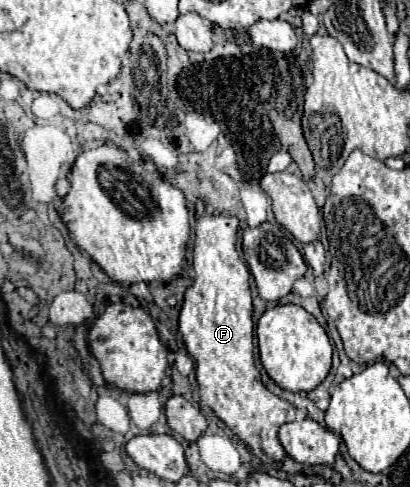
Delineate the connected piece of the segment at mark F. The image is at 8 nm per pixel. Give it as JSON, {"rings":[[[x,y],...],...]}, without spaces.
{"rings":[[[229,214],[197,216],[193,248],[195,278],[185,292],[179,334],[195,360],[201,402],[207,404],[261,462],[283,462],[287,454],[281,448],[277,432],[281,424],[297,418],[297,410],[287,400],[269,392],[255,368],[253,300],[249,290],[249,268],[235,246],[237,224],[237,218]]]}

